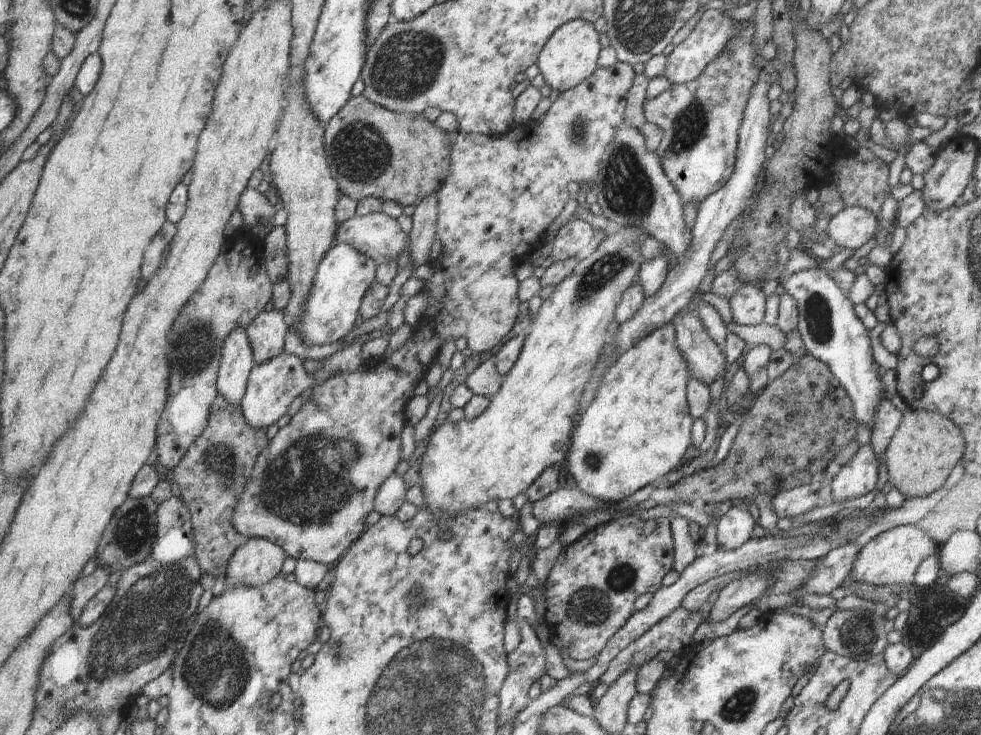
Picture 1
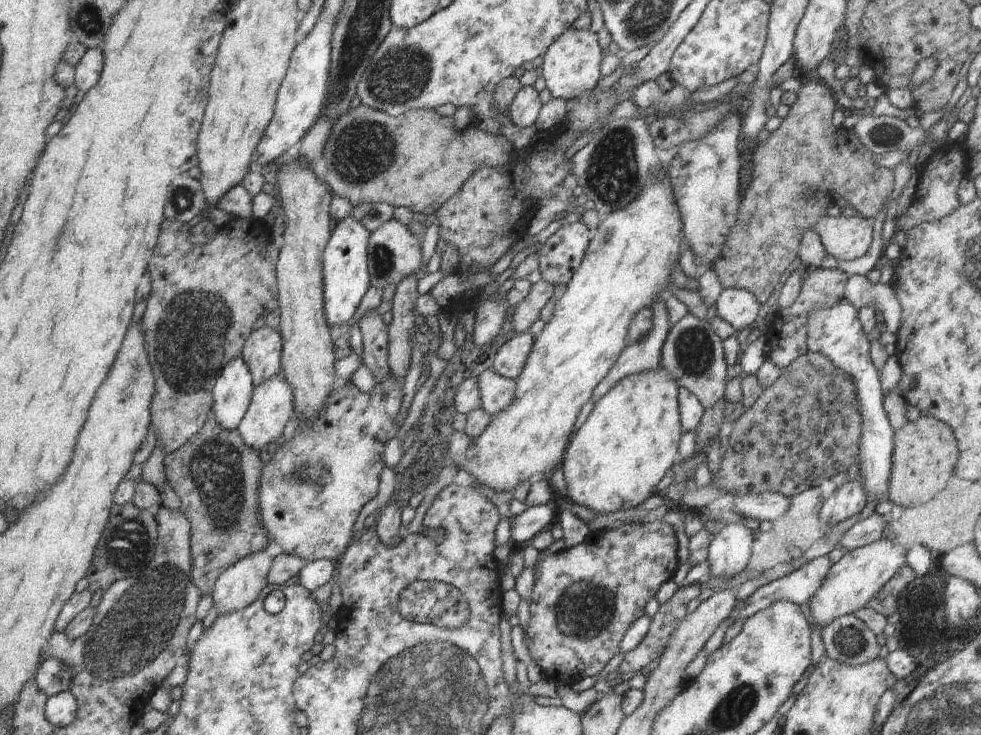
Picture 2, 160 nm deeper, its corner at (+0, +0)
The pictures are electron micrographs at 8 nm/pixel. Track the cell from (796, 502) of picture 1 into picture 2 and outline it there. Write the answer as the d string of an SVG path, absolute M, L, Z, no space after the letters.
M770 491L737 494L733 496L733 502L734 512L738 512L743 518L761 522L776 520L790 508L789 497Z

